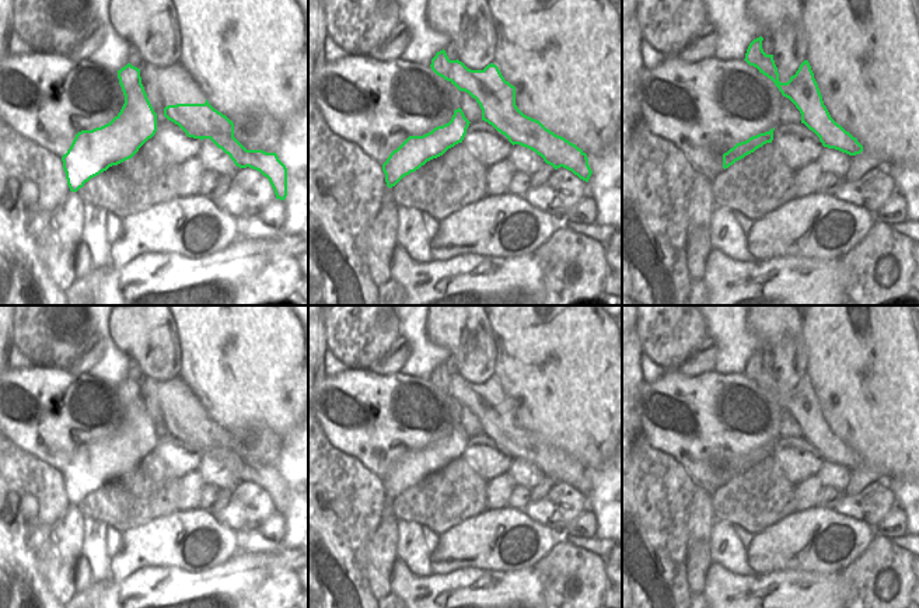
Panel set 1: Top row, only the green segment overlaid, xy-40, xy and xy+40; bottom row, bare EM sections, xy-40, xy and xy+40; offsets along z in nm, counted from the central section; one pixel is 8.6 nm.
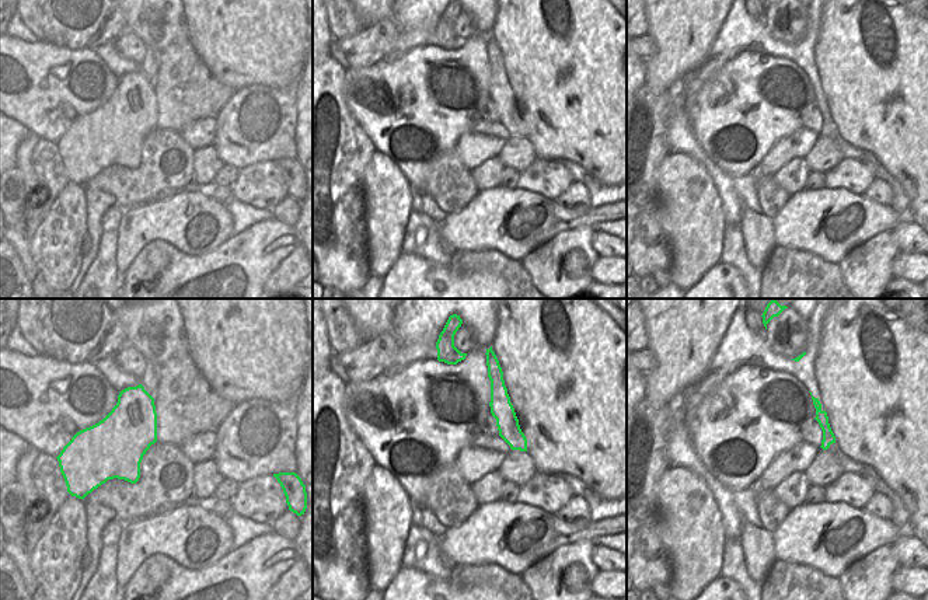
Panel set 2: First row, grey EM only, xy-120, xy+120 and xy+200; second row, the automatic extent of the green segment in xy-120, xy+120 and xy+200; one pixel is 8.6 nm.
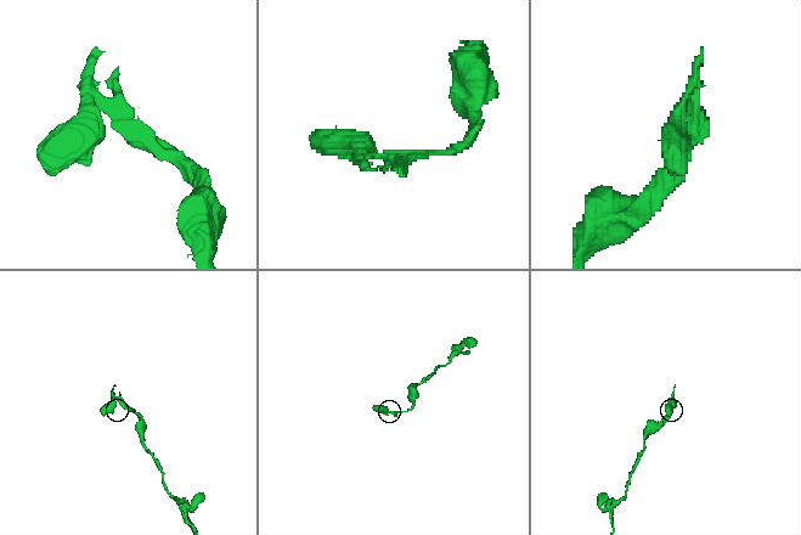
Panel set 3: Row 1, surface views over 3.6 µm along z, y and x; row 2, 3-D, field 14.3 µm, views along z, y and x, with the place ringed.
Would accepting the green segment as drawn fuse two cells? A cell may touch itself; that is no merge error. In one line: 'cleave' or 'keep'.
cleave

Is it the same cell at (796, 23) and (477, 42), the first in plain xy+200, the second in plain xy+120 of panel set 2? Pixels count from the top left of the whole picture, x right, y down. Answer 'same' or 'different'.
different

